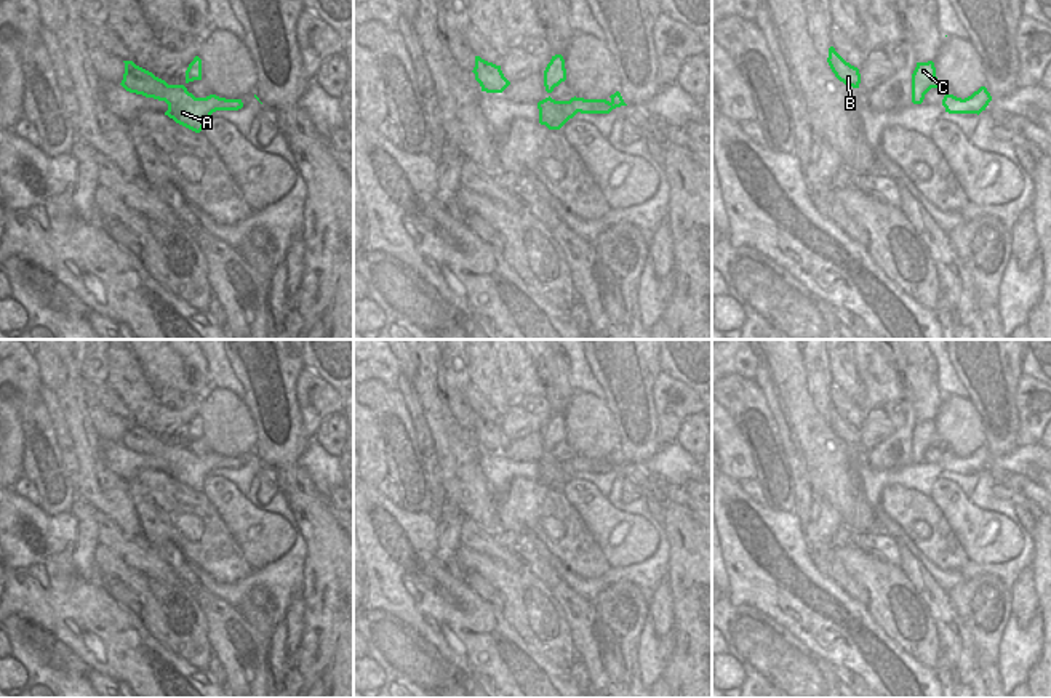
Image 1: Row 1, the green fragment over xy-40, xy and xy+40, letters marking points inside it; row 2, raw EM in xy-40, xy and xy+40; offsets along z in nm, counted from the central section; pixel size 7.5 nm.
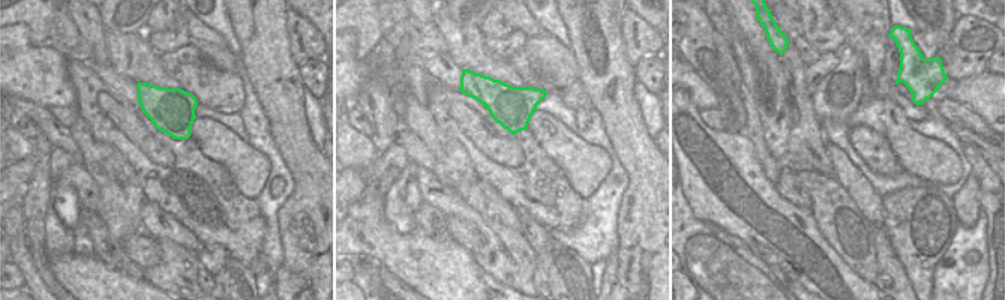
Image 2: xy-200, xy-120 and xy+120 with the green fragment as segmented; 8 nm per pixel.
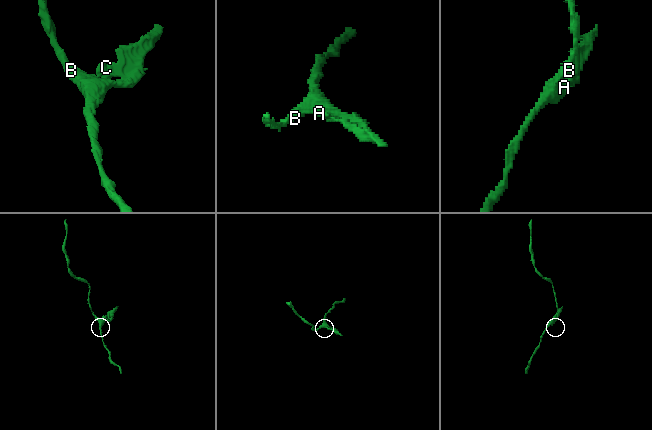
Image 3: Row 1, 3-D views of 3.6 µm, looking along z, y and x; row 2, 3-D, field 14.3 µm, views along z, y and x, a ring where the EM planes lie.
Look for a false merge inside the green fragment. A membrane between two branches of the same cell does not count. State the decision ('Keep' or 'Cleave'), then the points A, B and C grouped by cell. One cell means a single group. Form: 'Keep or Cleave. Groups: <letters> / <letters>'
Cleave. Groups: A B / C.

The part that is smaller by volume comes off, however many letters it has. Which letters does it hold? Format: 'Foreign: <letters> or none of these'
Foreign: C

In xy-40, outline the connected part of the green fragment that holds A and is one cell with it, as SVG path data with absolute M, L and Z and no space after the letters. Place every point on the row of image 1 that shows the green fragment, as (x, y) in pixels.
M133 61L123 62L125 74L120 85L126 91L165 101L168 104L165 115L195 133L203 130L205 120L211 118L213 112L238 110L243 107L242 99L226 99L216 94L195 98L184 85L168 85L165 80L136 66Z

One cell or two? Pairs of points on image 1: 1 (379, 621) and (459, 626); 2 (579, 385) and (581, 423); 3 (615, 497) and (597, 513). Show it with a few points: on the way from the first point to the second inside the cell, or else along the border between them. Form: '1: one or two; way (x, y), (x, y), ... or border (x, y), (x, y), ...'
1: two; border (371, 609), (381, 609), (402, 618), (435, 647)
2: two; border (576, 391), (595, 394), (602, 401)
3: two; border (605, 497), (616, 508), (643, 517)

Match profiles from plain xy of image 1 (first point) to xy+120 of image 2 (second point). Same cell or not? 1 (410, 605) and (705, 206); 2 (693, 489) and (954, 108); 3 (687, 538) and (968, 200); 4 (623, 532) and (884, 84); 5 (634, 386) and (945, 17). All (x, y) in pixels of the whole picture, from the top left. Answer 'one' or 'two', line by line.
1: one
2: two
3: two
4: one
5: one

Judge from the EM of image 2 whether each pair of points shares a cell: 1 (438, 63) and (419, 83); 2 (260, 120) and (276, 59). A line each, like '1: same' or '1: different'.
1: different
2: different

